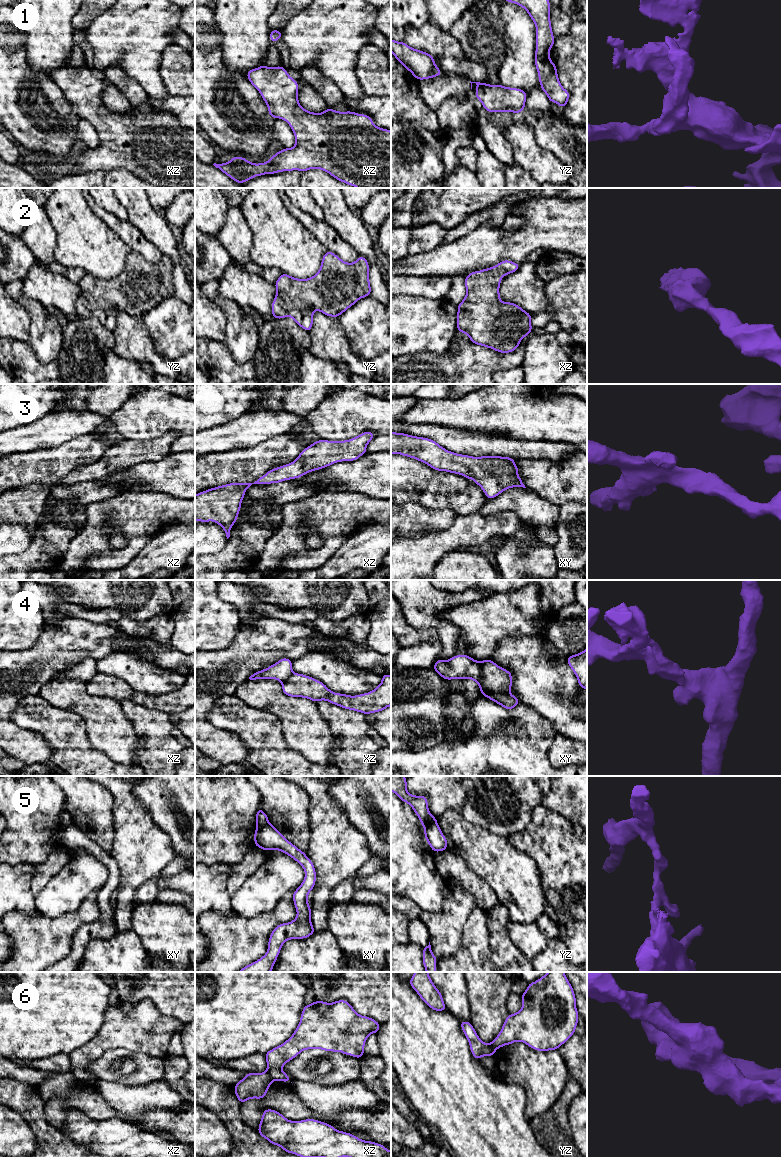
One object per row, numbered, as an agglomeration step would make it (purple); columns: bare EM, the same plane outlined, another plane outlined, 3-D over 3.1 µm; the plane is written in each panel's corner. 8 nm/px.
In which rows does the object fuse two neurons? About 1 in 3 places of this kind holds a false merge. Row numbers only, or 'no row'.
4, 5, 6

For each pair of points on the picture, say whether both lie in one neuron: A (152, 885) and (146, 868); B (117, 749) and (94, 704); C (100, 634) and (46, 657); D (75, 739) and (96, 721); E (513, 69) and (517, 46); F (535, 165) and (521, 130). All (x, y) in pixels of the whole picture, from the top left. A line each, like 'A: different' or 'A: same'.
A: different
B: same
C: same
D: different
E: same
F: same

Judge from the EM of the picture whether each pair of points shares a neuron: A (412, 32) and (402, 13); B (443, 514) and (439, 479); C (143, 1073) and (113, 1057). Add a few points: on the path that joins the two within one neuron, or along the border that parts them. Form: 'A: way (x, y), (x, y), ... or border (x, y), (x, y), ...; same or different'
A: border (427, 21), (420, 26), (407, 25), (404, 28); different
B: border (419, 504), (435, 509), (452, 509), (457, 514); different
C: way (136, 1068), (128, 1068), (120, 1064); same

